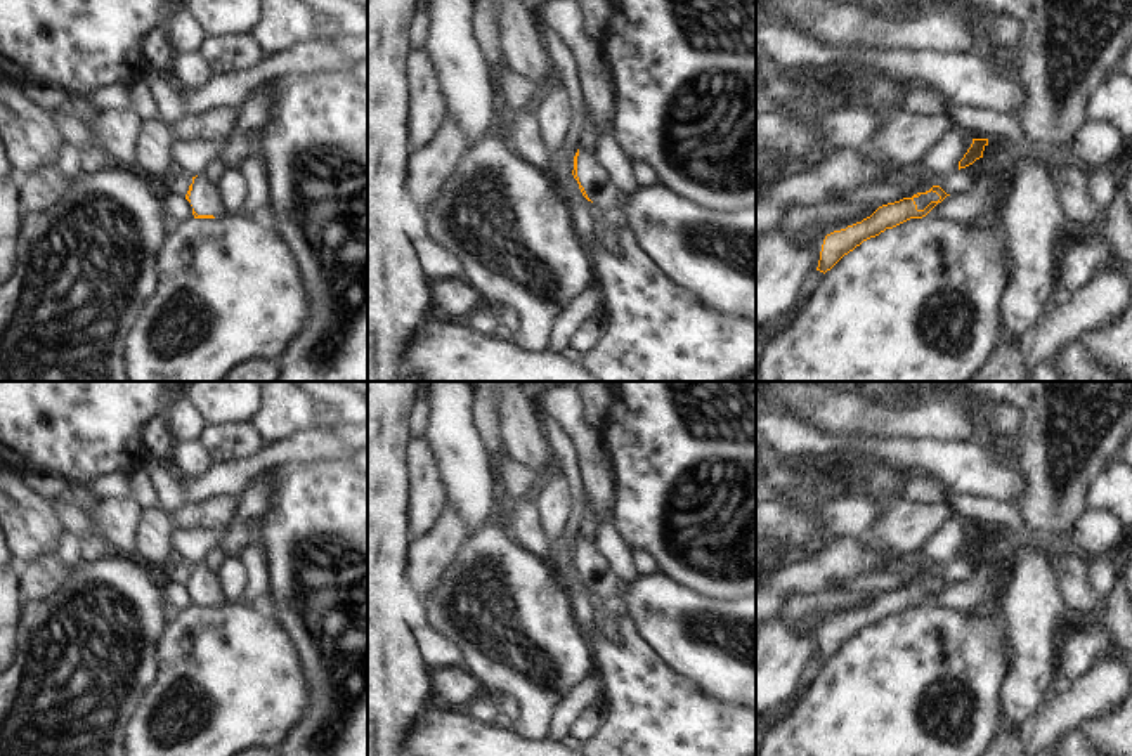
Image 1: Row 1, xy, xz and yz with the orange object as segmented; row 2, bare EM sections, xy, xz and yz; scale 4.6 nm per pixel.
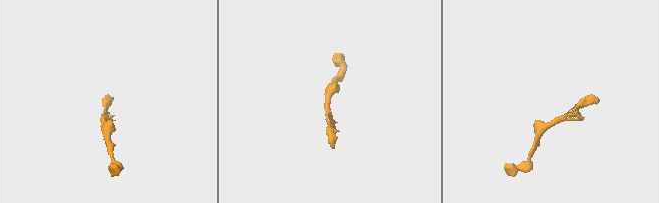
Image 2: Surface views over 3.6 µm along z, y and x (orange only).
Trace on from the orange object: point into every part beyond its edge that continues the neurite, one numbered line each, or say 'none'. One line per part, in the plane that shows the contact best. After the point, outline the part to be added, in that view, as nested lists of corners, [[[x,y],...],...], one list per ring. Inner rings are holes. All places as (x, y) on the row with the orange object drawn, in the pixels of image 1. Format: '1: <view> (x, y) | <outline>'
1: yz (923, 200) | [[[936,192],[921,194],[919,198],[914,198],[917,210],[924,210],[931,201],[938,201],[940,196]]]

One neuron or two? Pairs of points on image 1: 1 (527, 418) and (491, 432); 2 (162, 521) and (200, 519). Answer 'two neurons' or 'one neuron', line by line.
1: two neurons
2: two neurons

